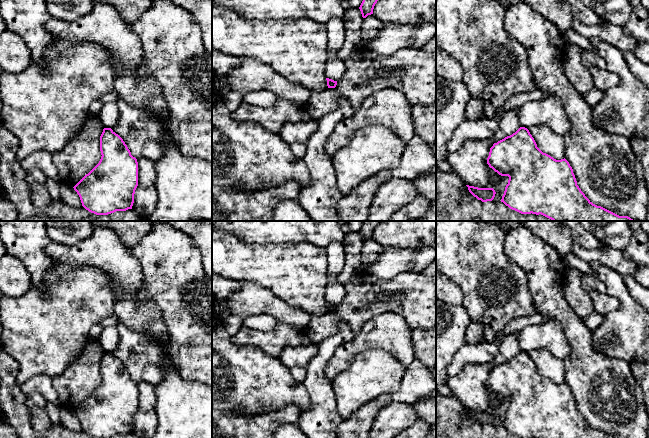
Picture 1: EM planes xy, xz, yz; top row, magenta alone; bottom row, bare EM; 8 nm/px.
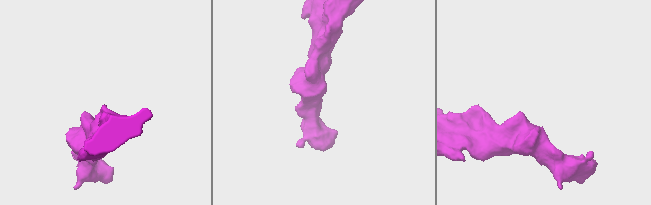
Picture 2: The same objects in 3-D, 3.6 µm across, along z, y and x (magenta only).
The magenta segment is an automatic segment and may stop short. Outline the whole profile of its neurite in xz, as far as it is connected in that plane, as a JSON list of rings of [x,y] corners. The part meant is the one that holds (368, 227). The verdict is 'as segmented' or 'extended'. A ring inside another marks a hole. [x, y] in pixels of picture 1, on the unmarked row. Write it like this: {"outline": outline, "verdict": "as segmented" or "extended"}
{"outline": [[[364,221],[363,225],[359,231],[362,241],[366,242],[368,239],[373,238],[373,233],[377,225],[381,221]]], "verdict": "as segmented"}

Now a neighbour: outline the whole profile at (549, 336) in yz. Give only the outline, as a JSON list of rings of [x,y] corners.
[[[551,319],[541,325],[529,325],[517,334],[521,351],[527,353],[545,349],[558,359],[564,359],[571,354],[571,347],[567,341],[561,324]]]

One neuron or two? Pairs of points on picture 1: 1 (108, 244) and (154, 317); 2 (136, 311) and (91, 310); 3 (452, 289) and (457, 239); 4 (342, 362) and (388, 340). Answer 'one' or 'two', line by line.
1: one
2: two
3: two
4: one

